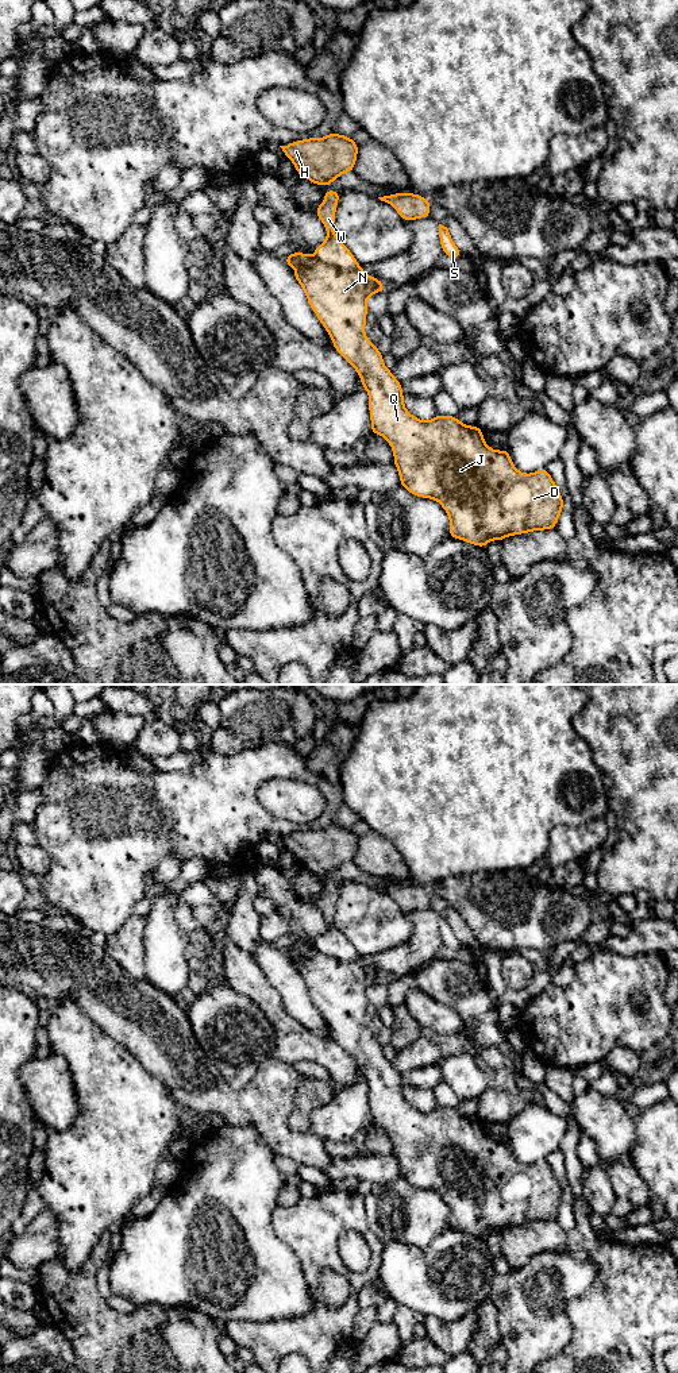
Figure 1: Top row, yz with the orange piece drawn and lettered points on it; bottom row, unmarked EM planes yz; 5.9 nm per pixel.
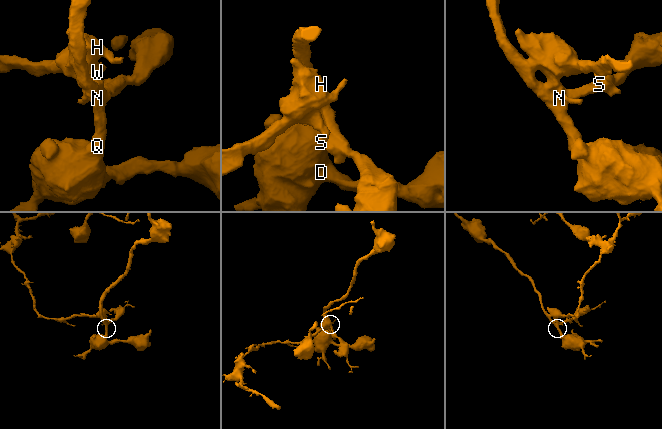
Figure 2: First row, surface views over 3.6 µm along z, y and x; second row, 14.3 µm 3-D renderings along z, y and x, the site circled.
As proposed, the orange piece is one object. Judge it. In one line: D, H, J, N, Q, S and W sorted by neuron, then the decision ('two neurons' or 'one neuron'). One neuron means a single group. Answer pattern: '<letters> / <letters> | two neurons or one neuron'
D H J N Q S W | one neuron

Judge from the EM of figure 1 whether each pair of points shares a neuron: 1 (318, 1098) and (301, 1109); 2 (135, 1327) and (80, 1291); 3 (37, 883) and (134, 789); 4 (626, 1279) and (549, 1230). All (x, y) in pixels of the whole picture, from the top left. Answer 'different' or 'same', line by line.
1: same
2: same
3: different
4: different

